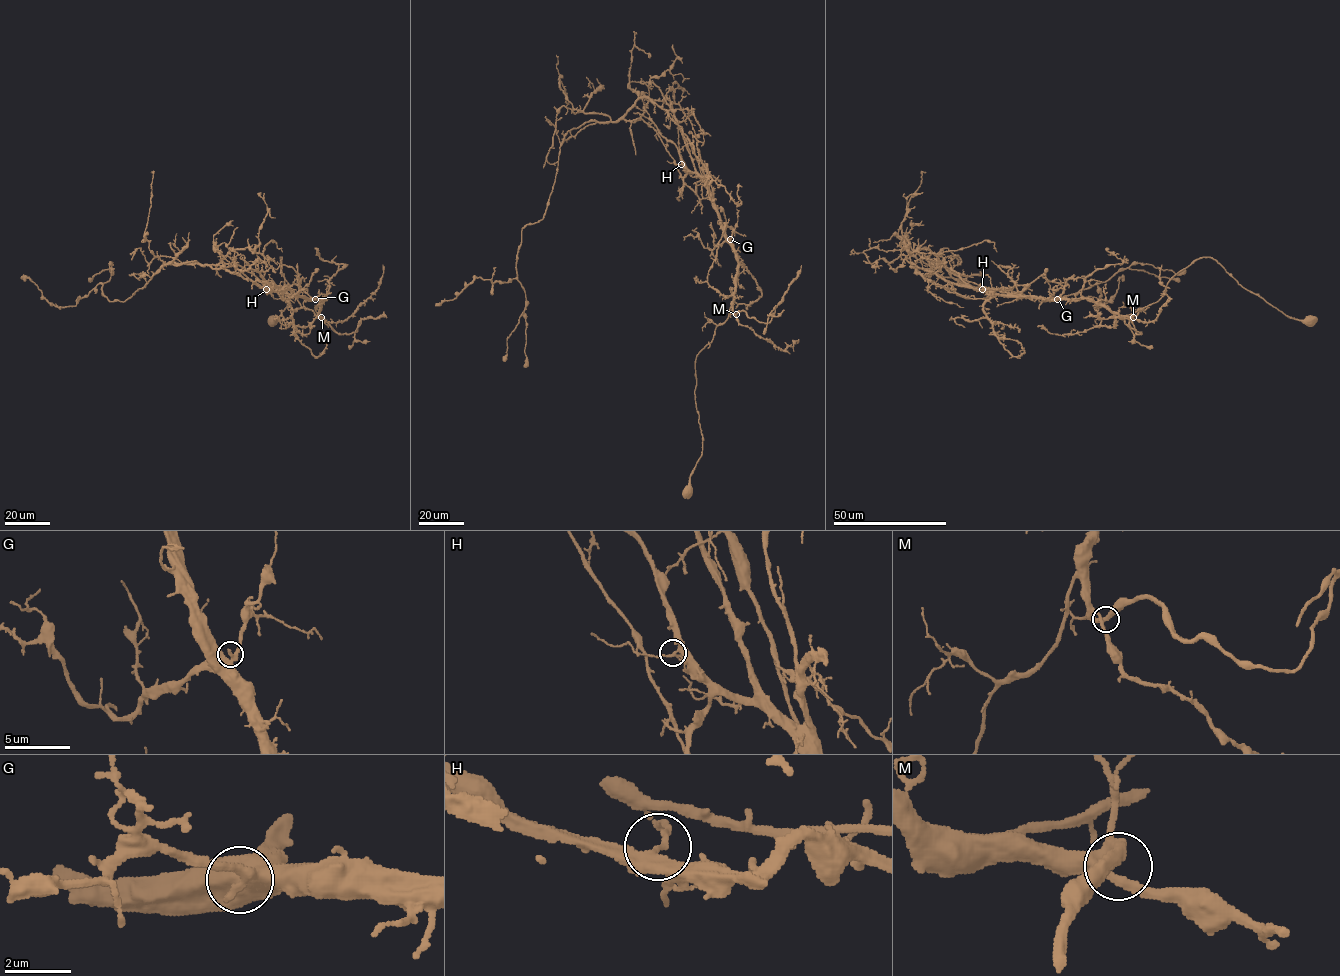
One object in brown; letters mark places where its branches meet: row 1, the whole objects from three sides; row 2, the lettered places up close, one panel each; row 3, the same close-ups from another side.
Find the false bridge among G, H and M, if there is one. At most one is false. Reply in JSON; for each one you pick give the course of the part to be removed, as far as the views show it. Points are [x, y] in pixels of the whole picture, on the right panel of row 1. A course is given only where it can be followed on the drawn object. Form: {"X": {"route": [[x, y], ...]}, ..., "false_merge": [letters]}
{"H": {"route": [[983, 289], [936, 266], [942, 262], [966, 284], [1040, 301], [1096, 283], [1096, 307], [1124, 278]]}, "false_merge": ["H"]}

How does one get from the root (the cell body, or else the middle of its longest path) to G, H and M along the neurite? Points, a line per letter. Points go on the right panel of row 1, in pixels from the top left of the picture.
G: (1308, 322), (1245, 289), (1210, 257), (1194, 260), (1158, 300), (1129, 315), (1087, 299), (1057, 299)
H: (1308, 322), (1245, 289), (1210, 257), (1194, 260), (1158, 300), (1126, 315), (1087, 299), (983, 289)
M: (1308, 322), (1289, 317), (1245, 289), (1210, 257), (1197, 258), (1178, 271), (1158, 300), (1125, 315), (1133, 317)

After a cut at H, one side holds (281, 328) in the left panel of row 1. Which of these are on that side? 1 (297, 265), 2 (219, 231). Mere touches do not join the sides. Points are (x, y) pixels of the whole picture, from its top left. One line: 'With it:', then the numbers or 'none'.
With it: 1

